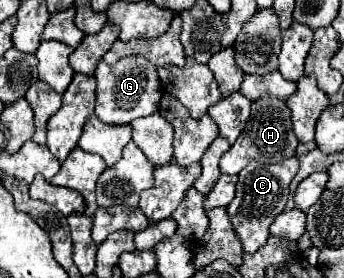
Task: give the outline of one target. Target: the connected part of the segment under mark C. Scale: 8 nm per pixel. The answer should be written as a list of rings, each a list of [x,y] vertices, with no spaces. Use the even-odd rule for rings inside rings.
[[[289,157],[277,165],[263,165],[263,163],[253,161],[239,173],[237,193],[235,193],[235,199],[227,207],[227,213],[229,213],[229,221],[237,237],[243,243],[245,253],[255,253],[261,245],[265,245],[269,237],[267,217],[271,215],[271,223],[273,223],[273,219],[285,209],[287,195],[289,195],[289,183],[293,181],[297,169],[299,169],[297,157]]]

